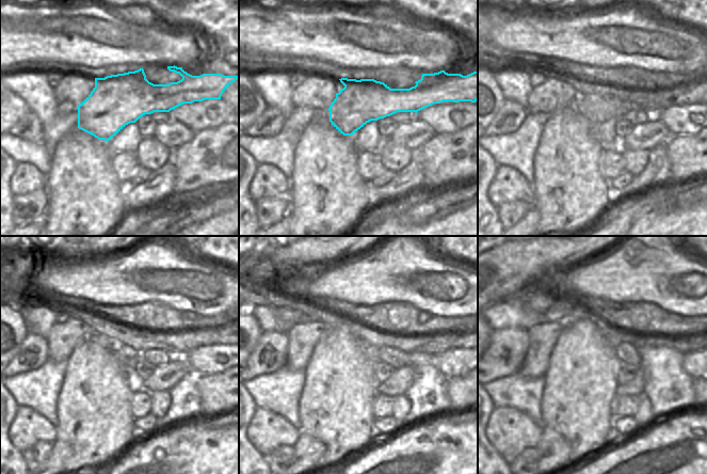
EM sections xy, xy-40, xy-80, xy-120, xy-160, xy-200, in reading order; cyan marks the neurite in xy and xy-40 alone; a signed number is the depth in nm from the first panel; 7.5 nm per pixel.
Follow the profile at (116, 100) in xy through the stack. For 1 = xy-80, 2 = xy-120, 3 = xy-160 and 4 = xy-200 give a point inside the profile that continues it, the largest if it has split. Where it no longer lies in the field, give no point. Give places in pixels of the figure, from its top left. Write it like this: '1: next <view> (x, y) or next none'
1: next xy-80 (596, 109)
2: next xy-120 (215, 328)
3: next xy-160 (452, 331)
4: next xy-200 (653, 337)

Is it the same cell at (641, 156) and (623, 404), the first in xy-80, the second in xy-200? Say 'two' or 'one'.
two

